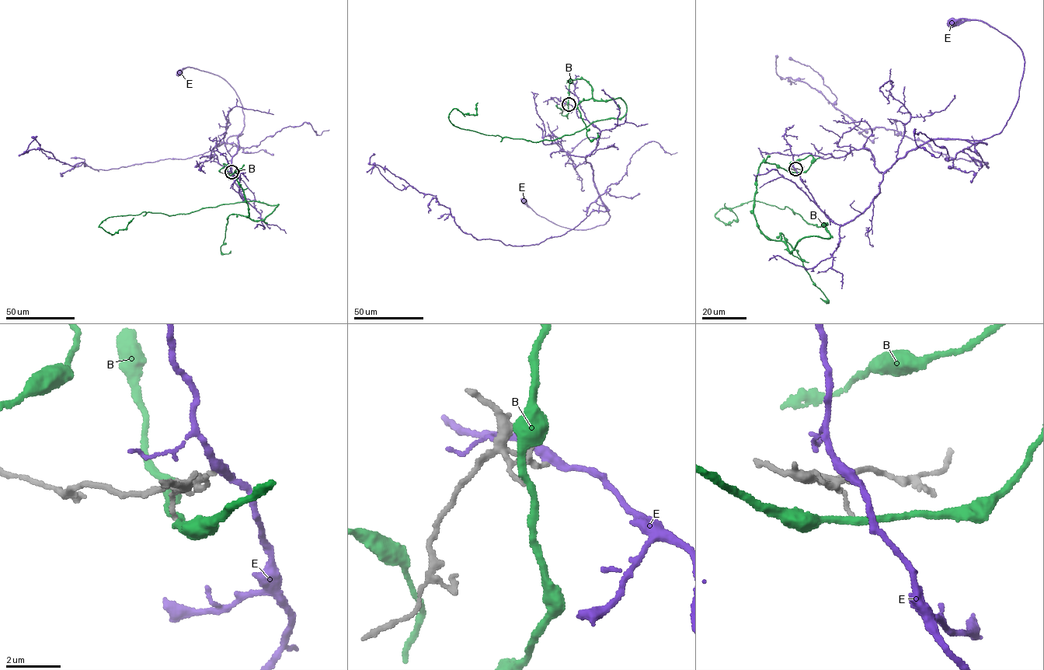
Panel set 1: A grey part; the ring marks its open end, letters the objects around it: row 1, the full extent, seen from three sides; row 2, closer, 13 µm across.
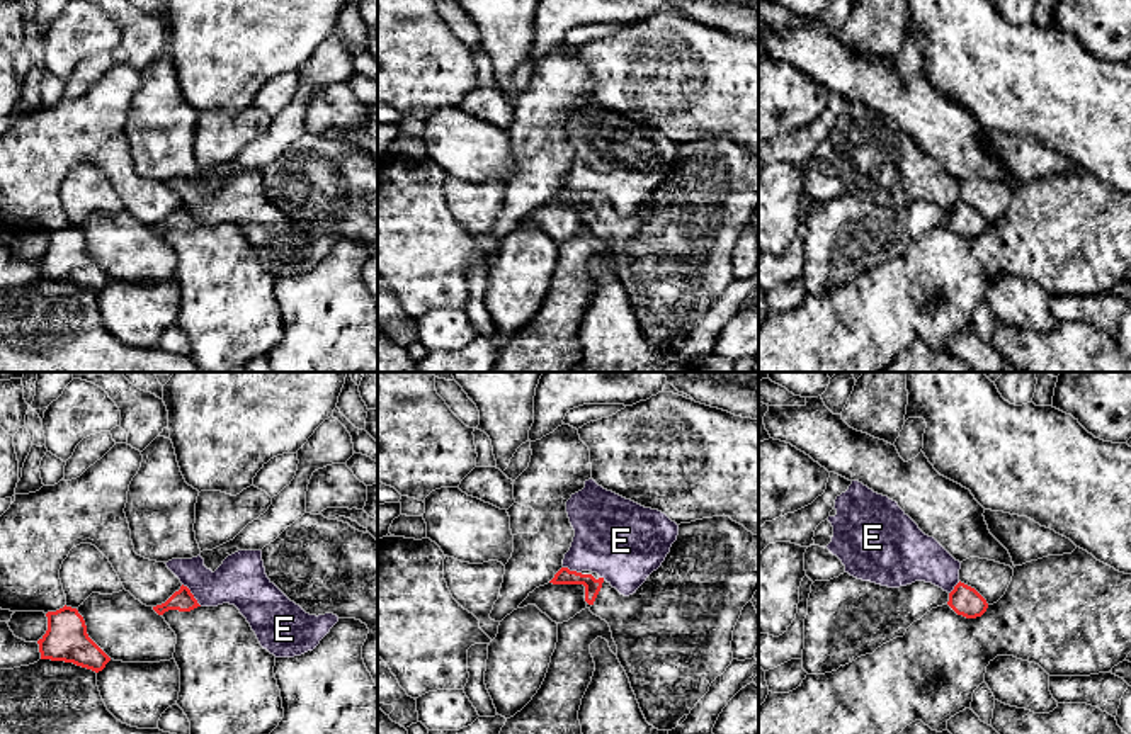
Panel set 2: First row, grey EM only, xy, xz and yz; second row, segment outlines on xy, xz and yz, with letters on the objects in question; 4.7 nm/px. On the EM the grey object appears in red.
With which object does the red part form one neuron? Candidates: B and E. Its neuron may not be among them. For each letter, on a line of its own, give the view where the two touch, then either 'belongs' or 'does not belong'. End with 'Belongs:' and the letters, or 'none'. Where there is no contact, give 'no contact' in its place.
B: no contact; does not belong
E: contact in xy; does not belong
Belongs: none

